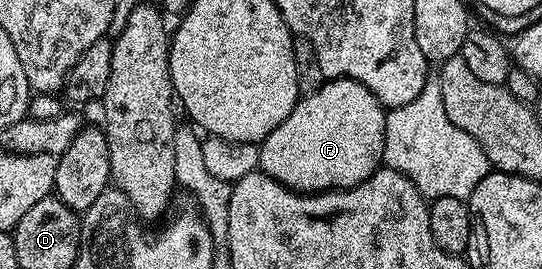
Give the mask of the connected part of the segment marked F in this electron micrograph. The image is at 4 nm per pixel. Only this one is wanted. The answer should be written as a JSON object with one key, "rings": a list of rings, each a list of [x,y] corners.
{"rings":[[[350,77],[326,80],[319,91],[306,93],[297,102],[297,106],[260,142],[260,172],[265,173],[279,184],[297,193],[328,193],[330,189],[350,189],[363,183],[368,177],[382,168],[385,156],[385,115],[386,108],[374,93],[363,83]]]}

